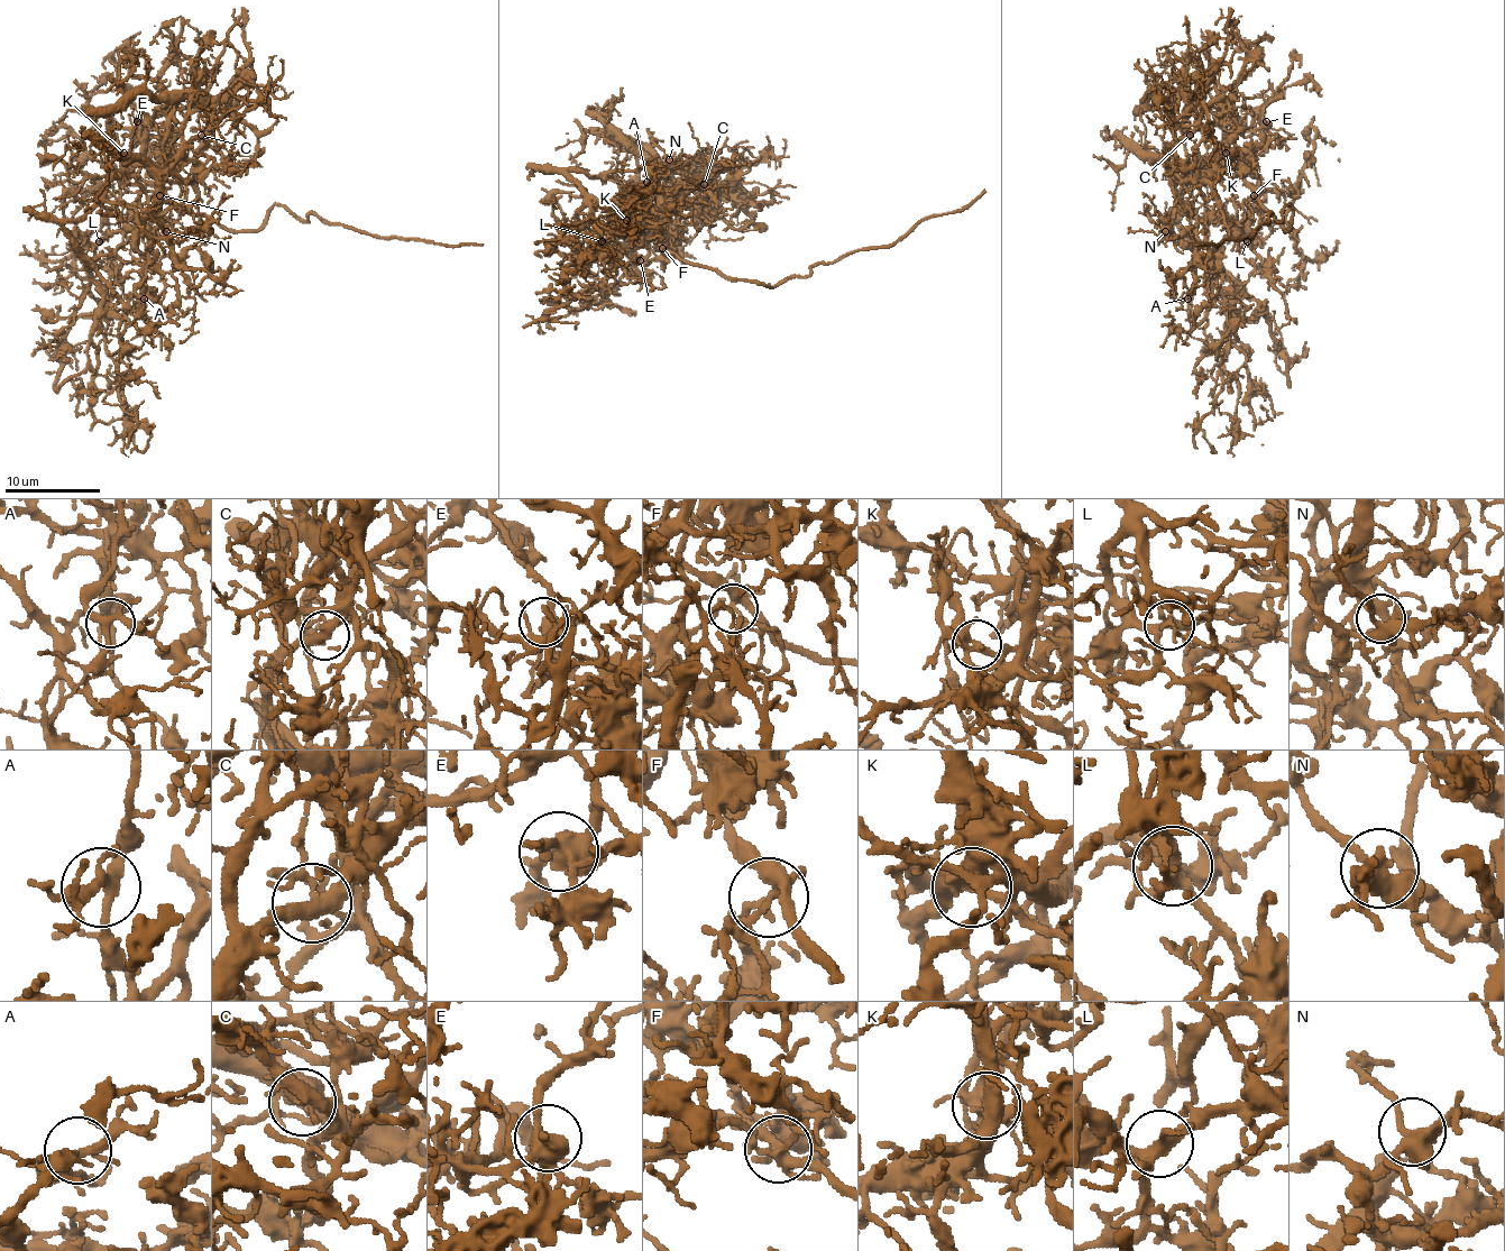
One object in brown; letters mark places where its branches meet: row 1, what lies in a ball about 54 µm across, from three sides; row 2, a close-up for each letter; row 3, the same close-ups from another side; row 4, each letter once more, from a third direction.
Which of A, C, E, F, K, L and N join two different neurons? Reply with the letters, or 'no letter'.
C, F, K

